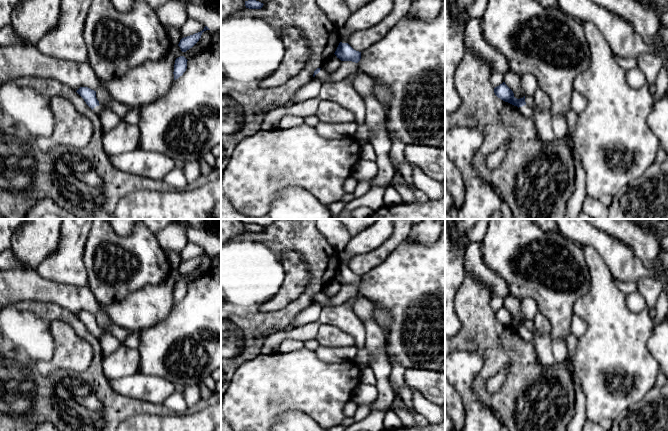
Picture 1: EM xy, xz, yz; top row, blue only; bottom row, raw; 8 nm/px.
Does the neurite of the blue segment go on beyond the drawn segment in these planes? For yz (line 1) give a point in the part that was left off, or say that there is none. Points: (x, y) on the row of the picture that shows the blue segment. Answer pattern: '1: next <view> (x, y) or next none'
1: next yz (527, 111)

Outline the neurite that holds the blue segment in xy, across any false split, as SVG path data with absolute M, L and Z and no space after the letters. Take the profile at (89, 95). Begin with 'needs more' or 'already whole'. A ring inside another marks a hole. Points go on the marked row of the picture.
needs more | M80 87L76 91L86 102L86 104L99 116L105 109L99 104L96 98L96 91L88 87Z

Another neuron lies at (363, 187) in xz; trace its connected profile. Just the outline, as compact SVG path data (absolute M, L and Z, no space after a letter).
M367 179L358 183L355 188L354 196L355 198L360 198L366 194L371 188L371 179Z

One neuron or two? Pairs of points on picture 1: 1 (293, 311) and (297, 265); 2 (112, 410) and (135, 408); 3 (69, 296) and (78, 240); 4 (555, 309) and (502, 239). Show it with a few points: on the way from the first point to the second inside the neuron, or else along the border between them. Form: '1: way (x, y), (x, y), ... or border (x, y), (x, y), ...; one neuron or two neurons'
1: border (309, 283), (309, 286), (297, 298), (278, 311); two neurons
2: way (118, 408), (129, 408); one neuron
3: border (48, 279), (56, 283), (86, 286); two neurons
4: way (535, 289), (509, 272), (506, 259); one neuron

